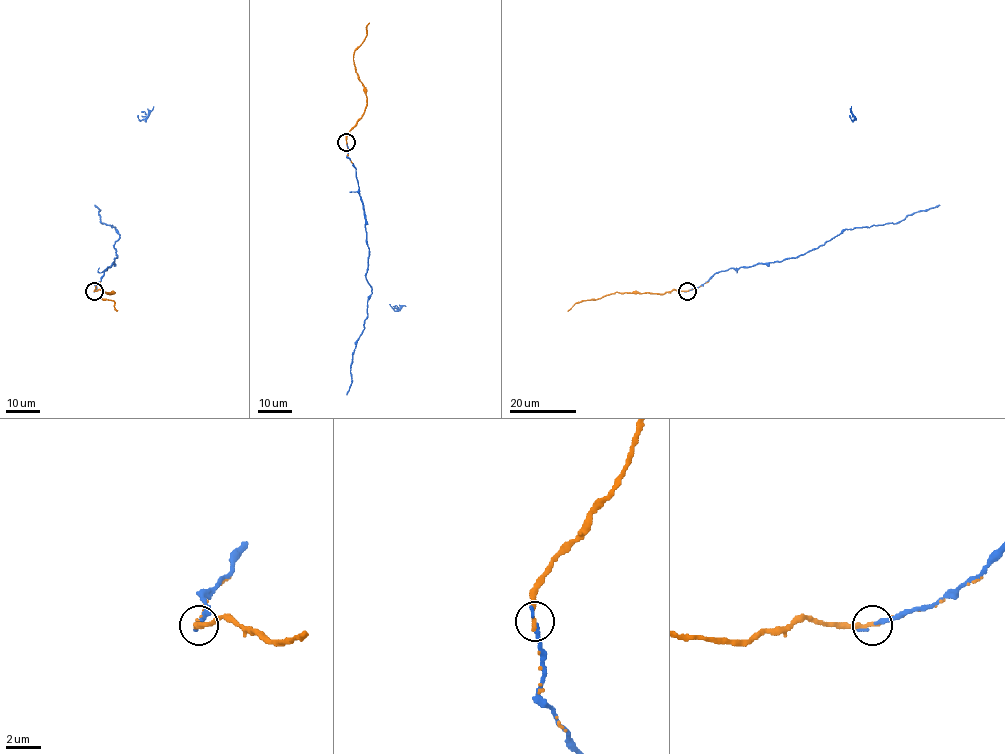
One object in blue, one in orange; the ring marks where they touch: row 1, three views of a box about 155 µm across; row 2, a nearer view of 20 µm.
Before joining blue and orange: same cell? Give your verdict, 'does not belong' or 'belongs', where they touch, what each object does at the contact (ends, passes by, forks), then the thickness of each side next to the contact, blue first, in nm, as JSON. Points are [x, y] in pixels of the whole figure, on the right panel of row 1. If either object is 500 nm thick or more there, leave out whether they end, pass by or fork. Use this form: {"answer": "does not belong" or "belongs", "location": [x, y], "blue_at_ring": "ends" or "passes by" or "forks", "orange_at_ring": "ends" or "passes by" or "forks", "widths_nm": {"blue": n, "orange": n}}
{"answer": "belongs", "location": [687, 291], "blue_at_ring": "ends", "orange_at_ring": "ends", "widths_nm": {"blue": 260, "orange": 320}}

